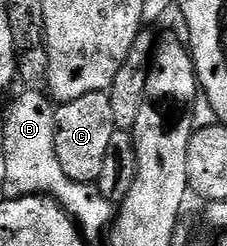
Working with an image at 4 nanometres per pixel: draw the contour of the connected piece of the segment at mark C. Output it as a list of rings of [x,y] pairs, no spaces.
[[[96,91],[75,101],[60,104],[54,113],[55,152],[63,172],[71,181],[96,184],[103,169],[103,157],[115,128],[109,112],[109,92]]]

